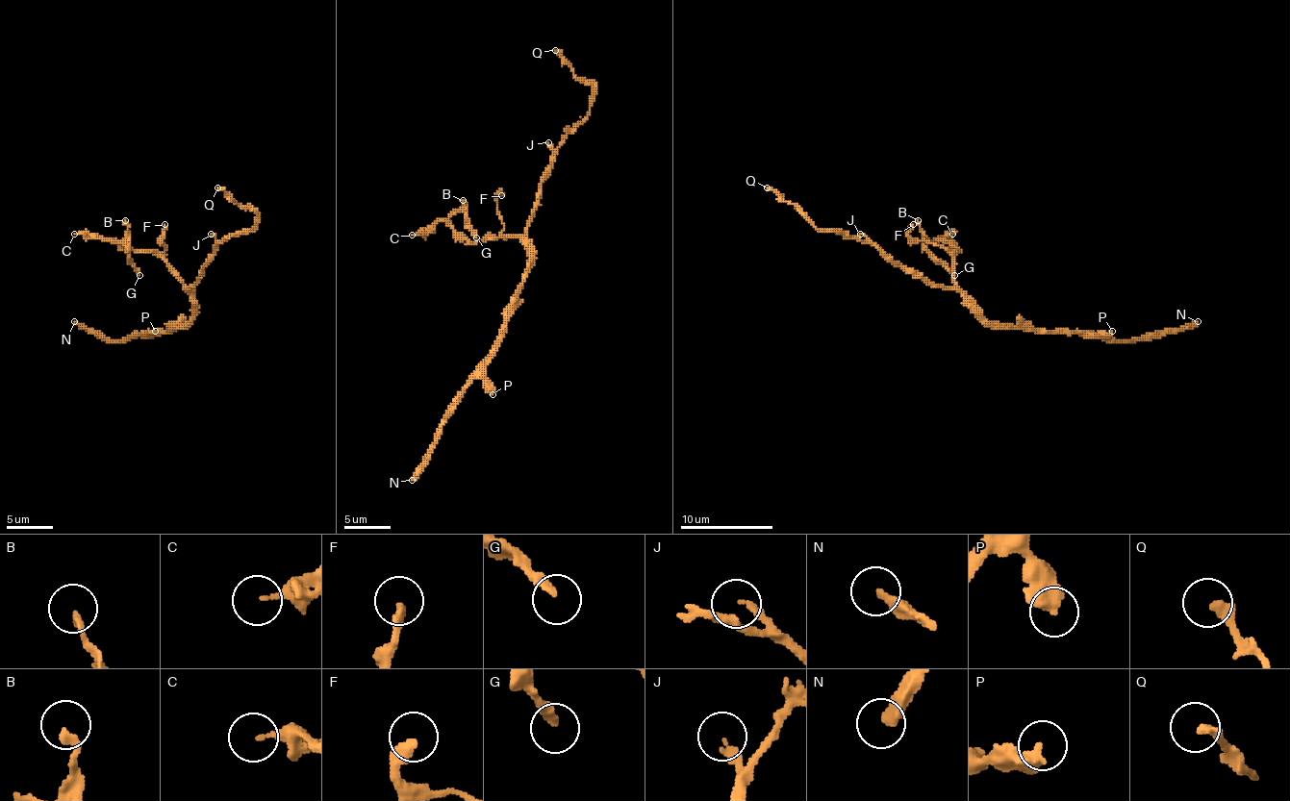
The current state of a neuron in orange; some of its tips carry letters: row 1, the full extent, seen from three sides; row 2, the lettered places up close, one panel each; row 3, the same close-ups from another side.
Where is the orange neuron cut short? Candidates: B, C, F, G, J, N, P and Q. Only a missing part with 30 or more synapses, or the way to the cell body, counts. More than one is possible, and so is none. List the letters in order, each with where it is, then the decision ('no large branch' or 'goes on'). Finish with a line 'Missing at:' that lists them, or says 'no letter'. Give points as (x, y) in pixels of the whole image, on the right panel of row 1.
B: at (918, 220); no large branch
C: at (952, 234); no large branch
F: at (913, 224); no large branch
G: at (954, 275); no large branch
J: at (860, 234); goes on
N: at (1198, 321); goes on
P: at (1112, 331); no large branch
Q: at (767, 187); no large branch
Missing at: J, N

